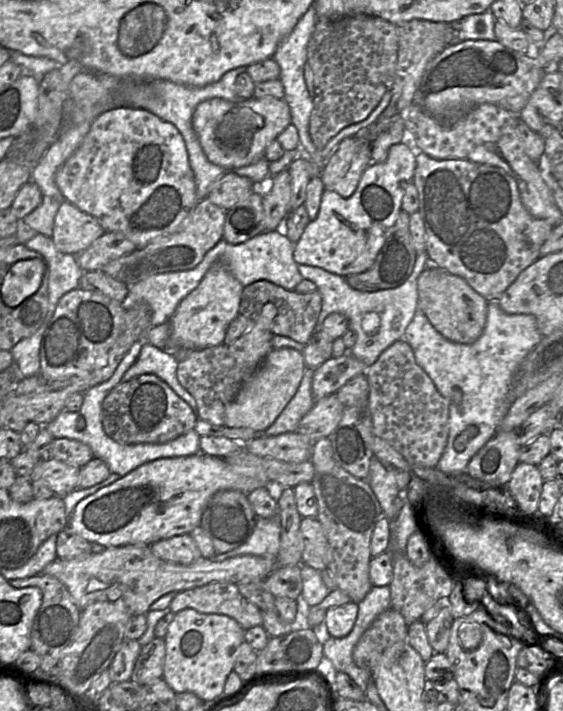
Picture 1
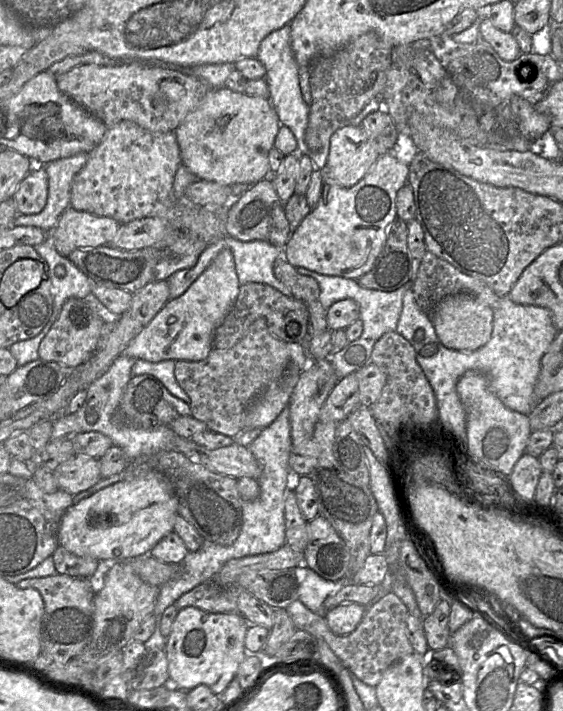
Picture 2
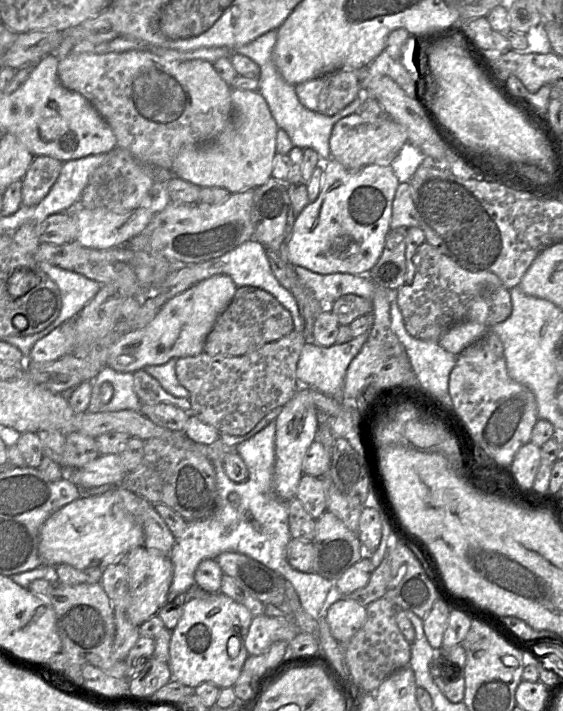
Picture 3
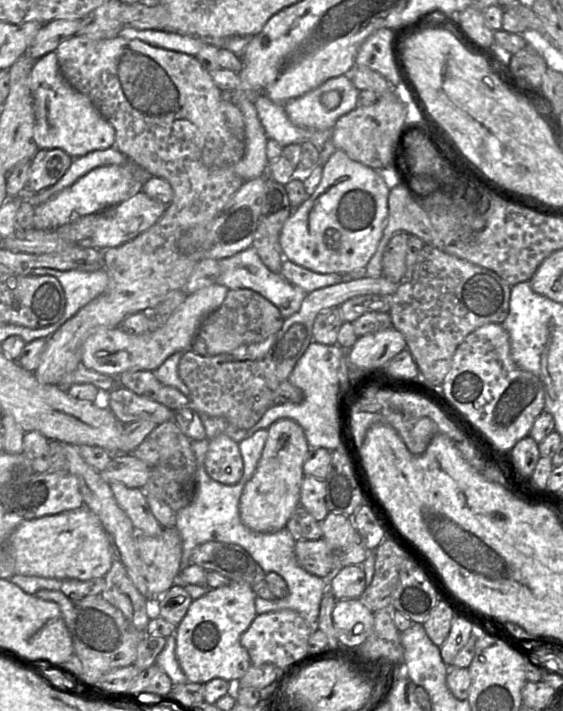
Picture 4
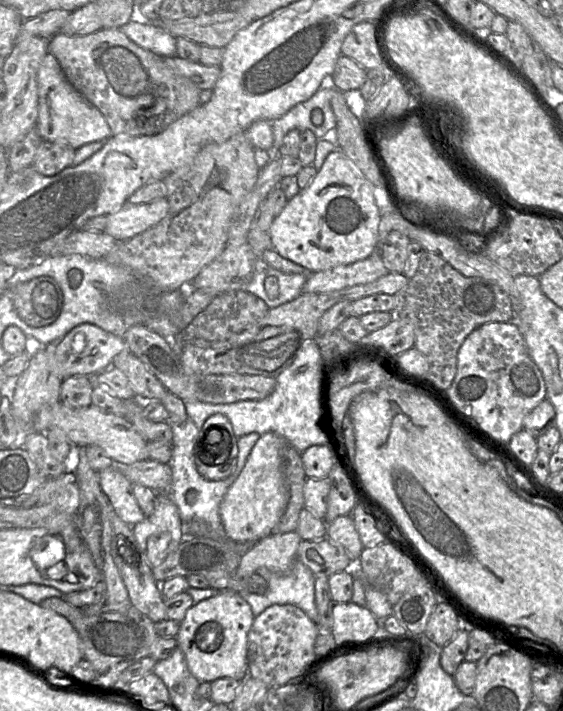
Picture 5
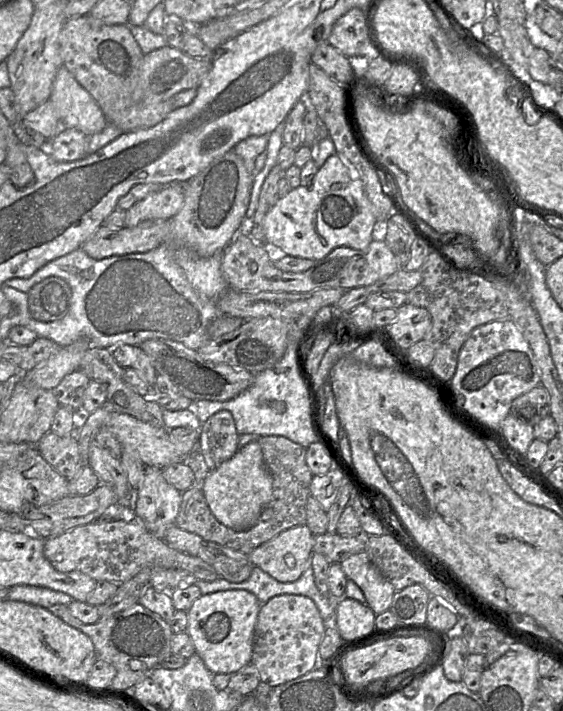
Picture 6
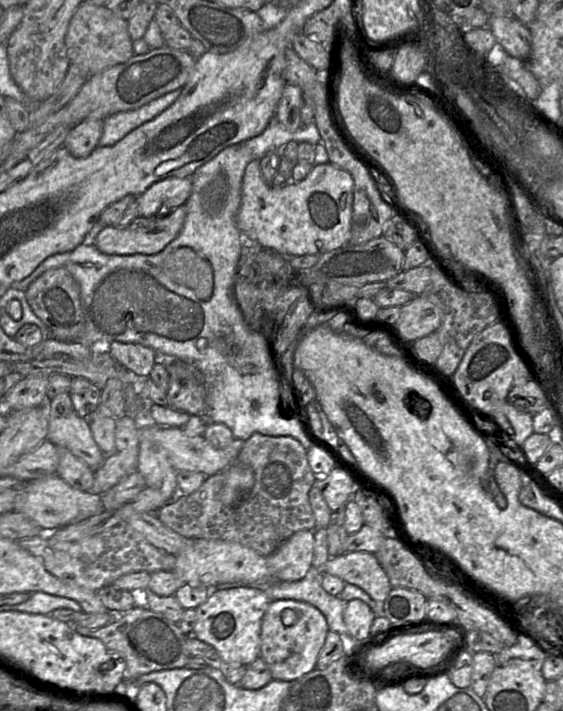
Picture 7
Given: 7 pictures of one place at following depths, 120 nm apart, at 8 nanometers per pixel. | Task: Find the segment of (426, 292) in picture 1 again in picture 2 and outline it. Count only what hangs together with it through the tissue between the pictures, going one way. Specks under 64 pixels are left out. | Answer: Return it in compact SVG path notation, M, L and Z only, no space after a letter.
M469 294L444 298L434 307L430 318L440 342L448 349L472 352L483 347L492 335L493 309Z

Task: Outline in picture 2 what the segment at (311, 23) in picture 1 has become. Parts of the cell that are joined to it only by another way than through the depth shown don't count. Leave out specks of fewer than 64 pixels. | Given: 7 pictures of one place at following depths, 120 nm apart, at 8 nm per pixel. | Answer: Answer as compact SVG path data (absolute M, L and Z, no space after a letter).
M287 24L284 27L277 29L267 35L260 43L256 58L264 65L266 69L266 75L264 79L266 80L269 88L268 99L271 102L274 110L276 111L280 123L283 126L288 127L292 131L297 141L298 150L303 155L309 156L317 169L322 169L327 163L327 158L330 150L330 139L333 133L339 128L345 126L360 126L363 119L368 114L378 111L379 109L384 109L383 101L380 99L380 97L374 97L355 117L331 124L321 134L322 150L320 152L311 151L304 140L305 131L308 125L308 115L310 107L305 103L301 94L299 86L300 68L293 56L293 52L291 49L290 31L290 25Z

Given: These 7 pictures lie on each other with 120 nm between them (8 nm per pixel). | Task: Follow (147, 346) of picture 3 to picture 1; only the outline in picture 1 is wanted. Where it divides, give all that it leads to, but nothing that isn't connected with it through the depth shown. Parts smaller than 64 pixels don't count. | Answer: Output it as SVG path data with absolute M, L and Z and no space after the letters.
M216 261L168 320L172 328L169 350L201 350L223 343L229 324L238 314L243 288L223 262Z

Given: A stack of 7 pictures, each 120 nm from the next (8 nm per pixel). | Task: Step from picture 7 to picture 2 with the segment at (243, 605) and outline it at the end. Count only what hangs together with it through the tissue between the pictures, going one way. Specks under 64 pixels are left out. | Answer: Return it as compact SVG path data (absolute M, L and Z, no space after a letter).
M191 606L181 609L166 638L170 680L179 690L190 691L198 685L206 685L214 694L221 694L236 677L239 665L249 654L245 649L249 626L240 613L211 613Z

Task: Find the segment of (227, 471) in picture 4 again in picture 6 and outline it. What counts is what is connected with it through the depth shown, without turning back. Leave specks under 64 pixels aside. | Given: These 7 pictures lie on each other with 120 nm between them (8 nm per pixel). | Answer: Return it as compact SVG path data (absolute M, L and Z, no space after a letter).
M219 411L200 428L199 449L209 470L229 460L239 449L239 434L229 411Z

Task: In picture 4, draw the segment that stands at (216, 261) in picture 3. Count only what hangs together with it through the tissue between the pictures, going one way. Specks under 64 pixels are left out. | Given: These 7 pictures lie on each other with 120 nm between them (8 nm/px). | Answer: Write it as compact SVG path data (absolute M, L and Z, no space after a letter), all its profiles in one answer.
M252 246L234 256L219 260L219 266L221 273L217 280L218 284L226 286L229 290L249 289L259 293L279 309L284 319L300 309L307 295L302 288L291 284L280 274L270 271Z

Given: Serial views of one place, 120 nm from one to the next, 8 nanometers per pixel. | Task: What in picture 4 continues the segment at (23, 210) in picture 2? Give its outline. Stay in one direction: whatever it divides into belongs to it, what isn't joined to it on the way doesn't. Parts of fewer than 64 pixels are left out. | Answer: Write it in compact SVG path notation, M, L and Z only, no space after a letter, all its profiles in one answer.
M38 149L30 161L26 191L38 193L54 185L65 174L72 160L61 149Z

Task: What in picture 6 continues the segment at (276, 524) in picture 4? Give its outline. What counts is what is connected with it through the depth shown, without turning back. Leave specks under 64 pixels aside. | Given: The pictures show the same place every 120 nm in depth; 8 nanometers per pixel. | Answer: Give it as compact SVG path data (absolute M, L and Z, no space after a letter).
M256 440L240 447L233 457L211 470L203 484L203 494L213 515L235 531L245 531L257 523L271 493L272 479L264 463L261 445Z

